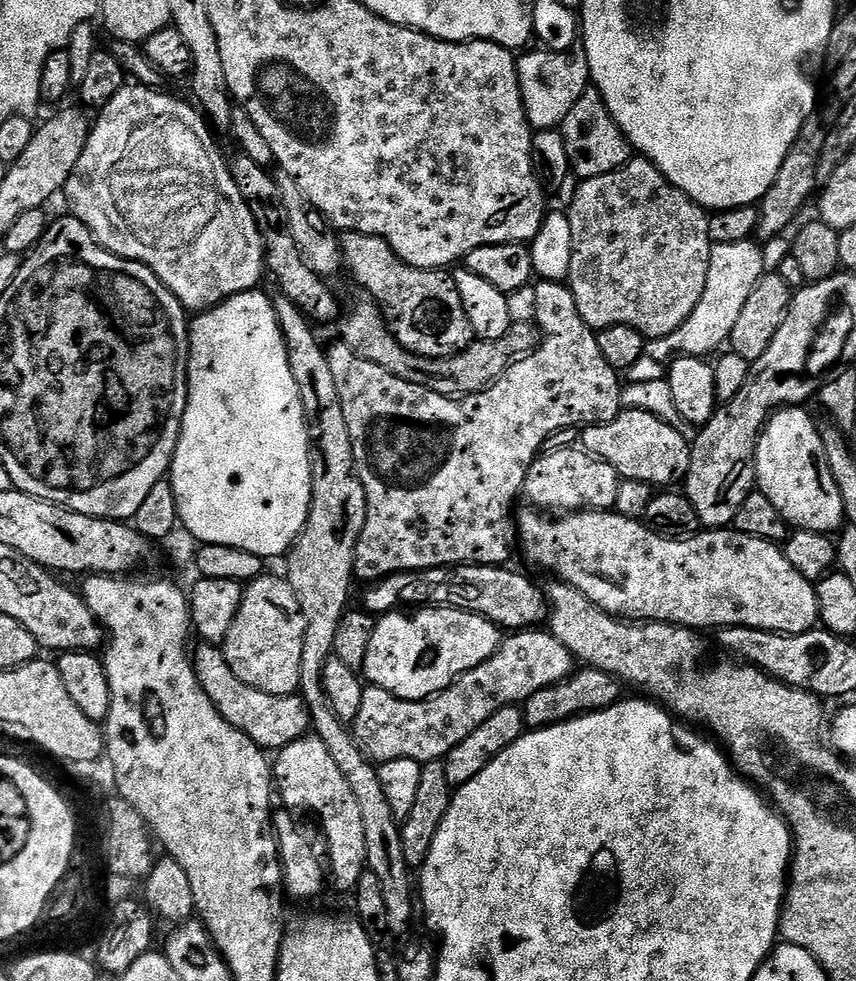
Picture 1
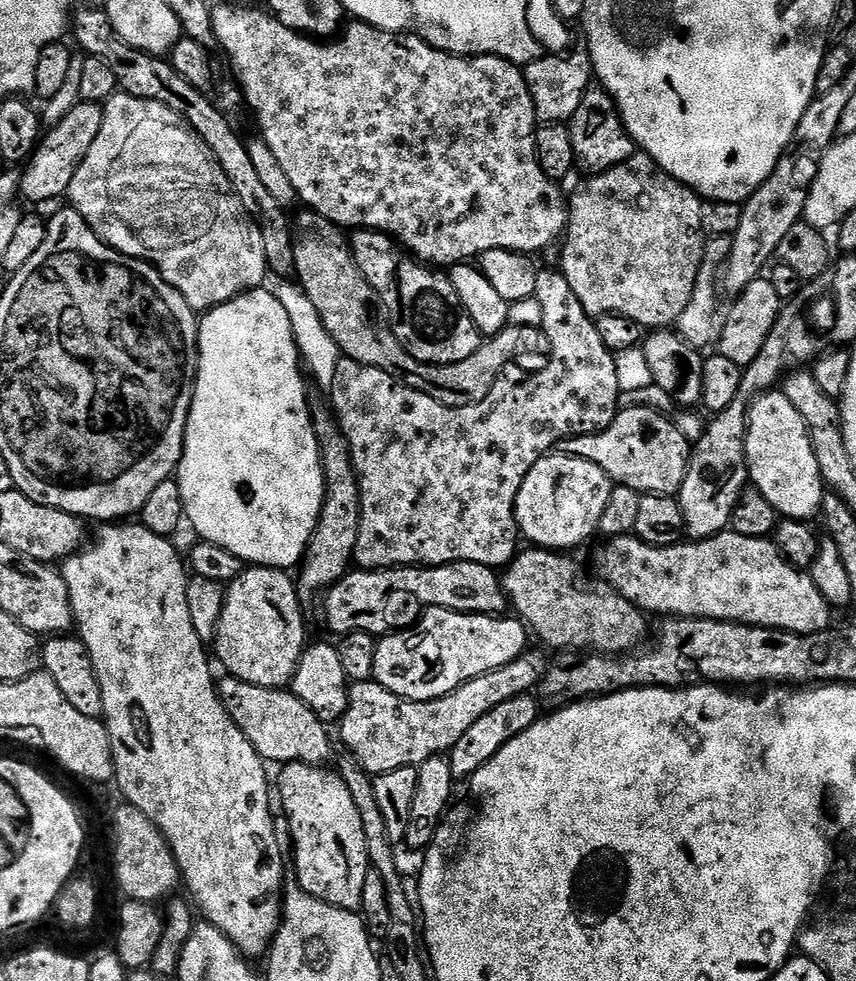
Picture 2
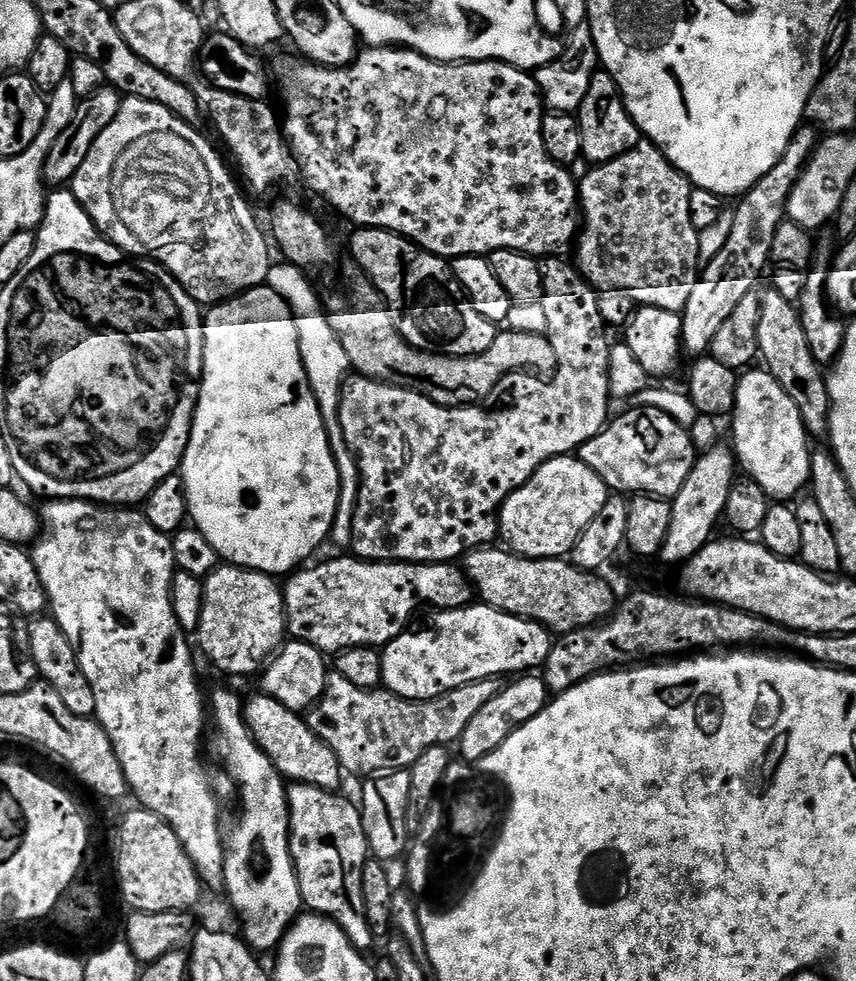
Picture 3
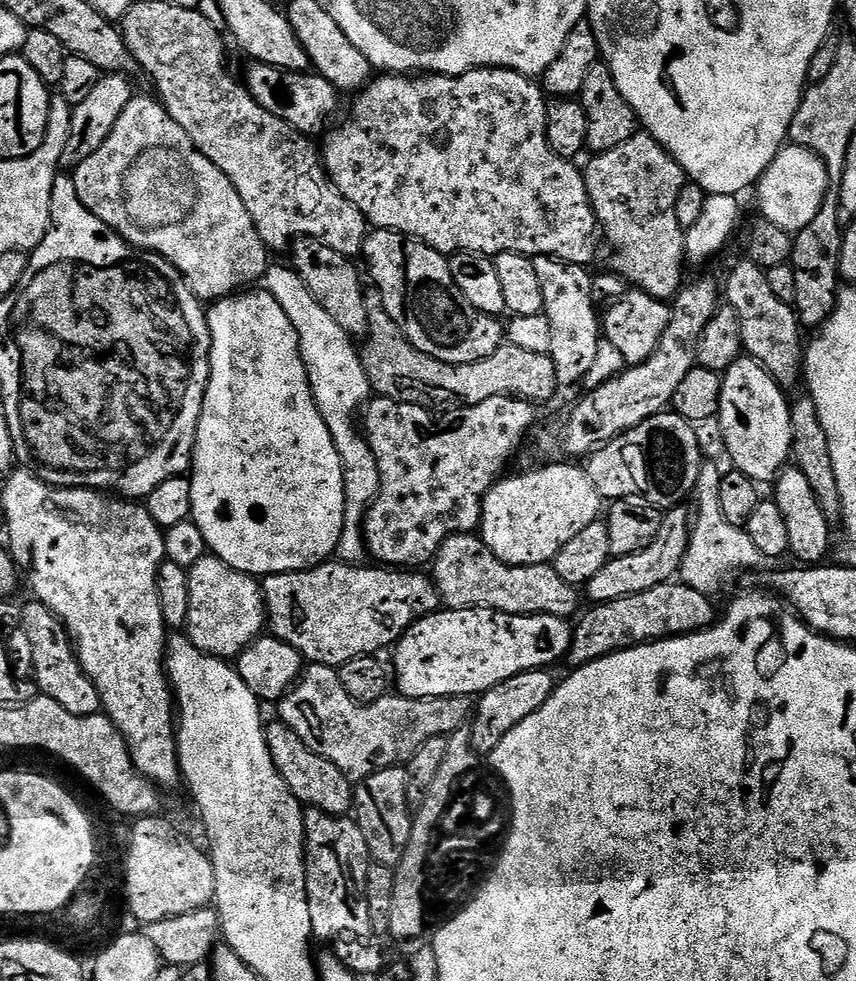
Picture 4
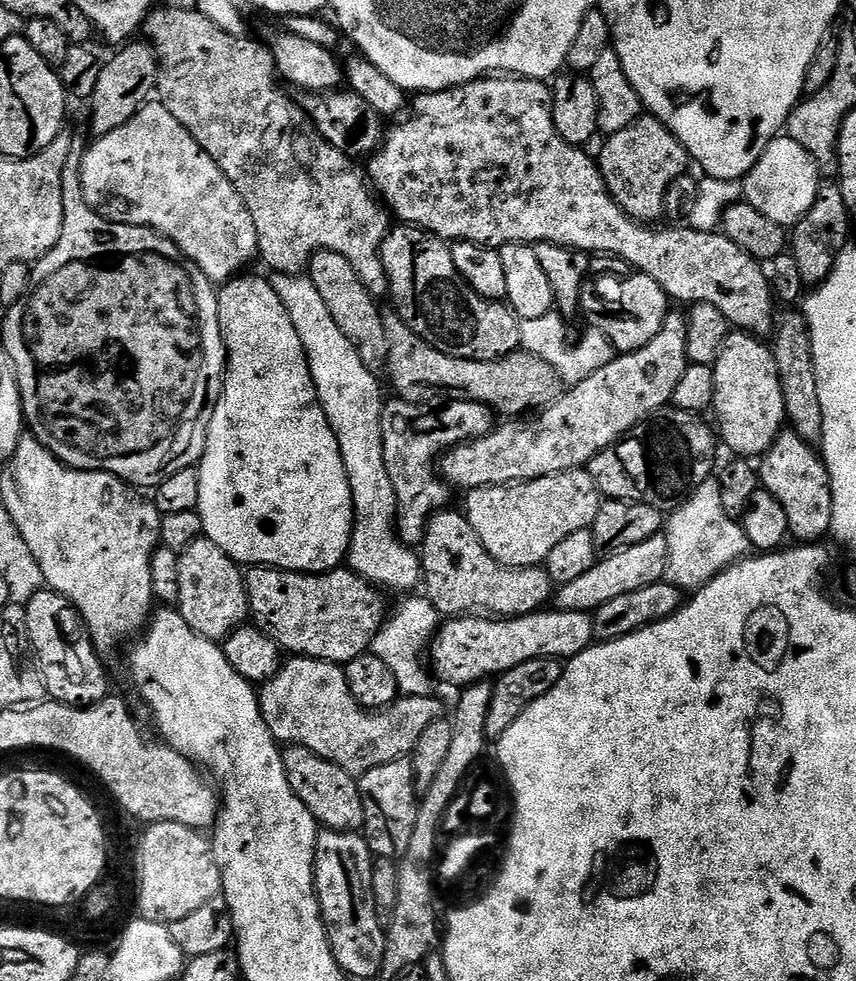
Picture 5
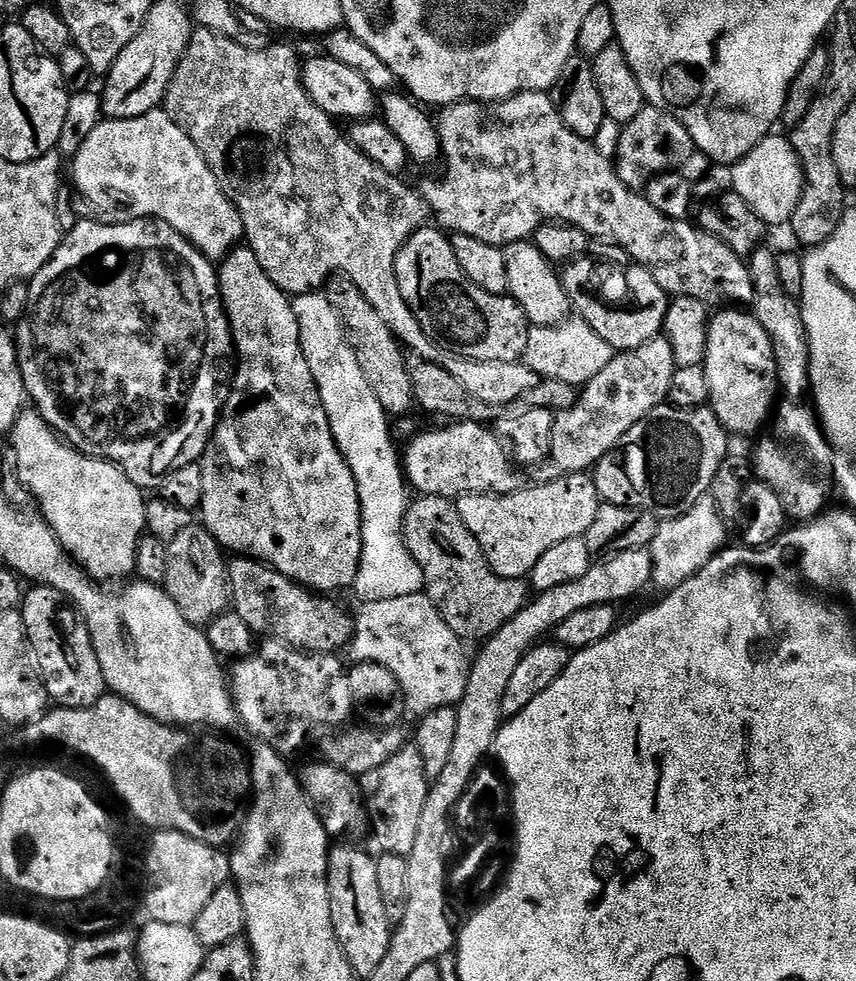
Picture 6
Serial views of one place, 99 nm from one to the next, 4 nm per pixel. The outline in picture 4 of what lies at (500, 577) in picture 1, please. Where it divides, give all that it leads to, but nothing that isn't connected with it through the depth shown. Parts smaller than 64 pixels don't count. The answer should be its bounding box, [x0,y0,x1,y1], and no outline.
[262,562,442,666]

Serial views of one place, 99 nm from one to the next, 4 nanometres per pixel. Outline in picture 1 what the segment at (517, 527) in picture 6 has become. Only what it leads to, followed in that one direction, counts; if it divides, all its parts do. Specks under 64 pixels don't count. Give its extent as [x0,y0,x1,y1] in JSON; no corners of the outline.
[522,447,621,514]

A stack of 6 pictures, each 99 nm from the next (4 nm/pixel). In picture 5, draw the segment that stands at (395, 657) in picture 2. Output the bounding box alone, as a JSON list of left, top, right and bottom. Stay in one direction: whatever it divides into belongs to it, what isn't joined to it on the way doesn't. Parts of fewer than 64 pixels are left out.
[430,610,594,686]

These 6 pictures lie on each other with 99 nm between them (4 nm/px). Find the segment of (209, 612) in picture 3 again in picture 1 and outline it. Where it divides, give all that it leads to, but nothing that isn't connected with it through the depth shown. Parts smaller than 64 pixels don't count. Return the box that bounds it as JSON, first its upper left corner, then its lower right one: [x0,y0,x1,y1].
[223,574,306,696]

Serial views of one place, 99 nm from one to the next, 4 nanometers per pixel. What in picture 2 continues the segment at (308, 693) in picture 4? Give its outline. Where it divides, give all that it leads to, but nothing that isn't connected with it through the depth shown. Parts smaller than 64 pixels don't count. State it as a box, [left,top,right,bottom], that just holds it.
[338,650,546,773]

